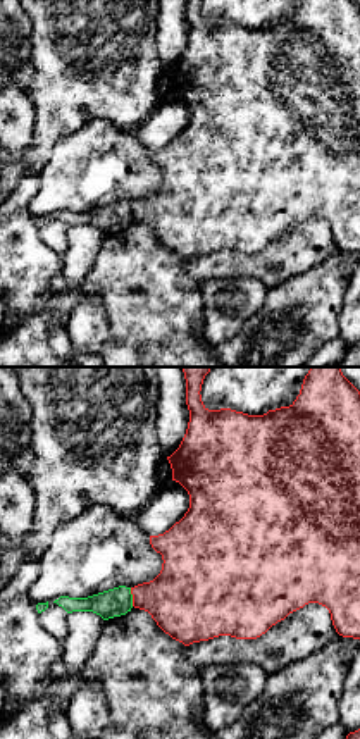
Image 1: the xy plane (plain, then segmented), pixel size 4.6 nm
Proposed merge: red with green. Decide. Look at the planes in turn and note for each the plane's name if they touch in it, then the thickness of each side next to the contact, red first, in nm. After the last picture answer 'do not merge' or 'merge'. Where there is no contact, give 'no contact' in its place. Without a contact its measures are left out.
xy | 360/130 nm

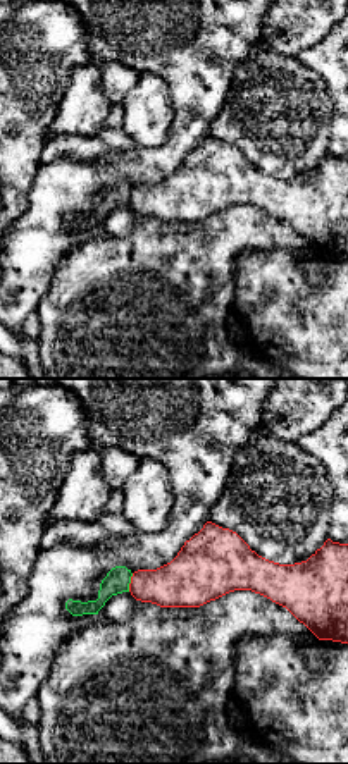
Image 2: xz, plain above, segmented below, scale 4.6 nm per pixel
xz | 240/120 nm

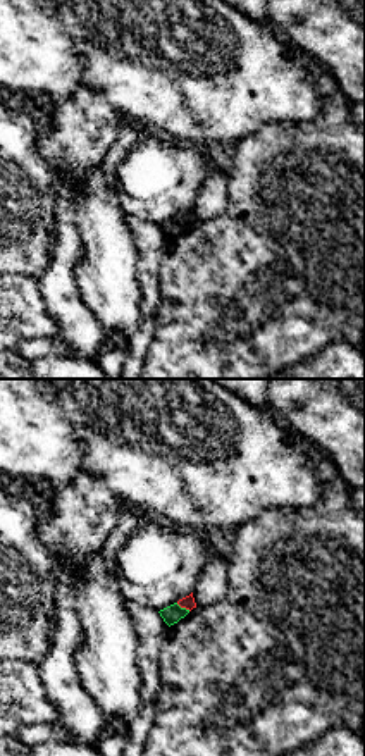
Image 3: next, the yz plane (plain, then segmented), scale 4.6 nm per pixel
yz | 60/90 nm

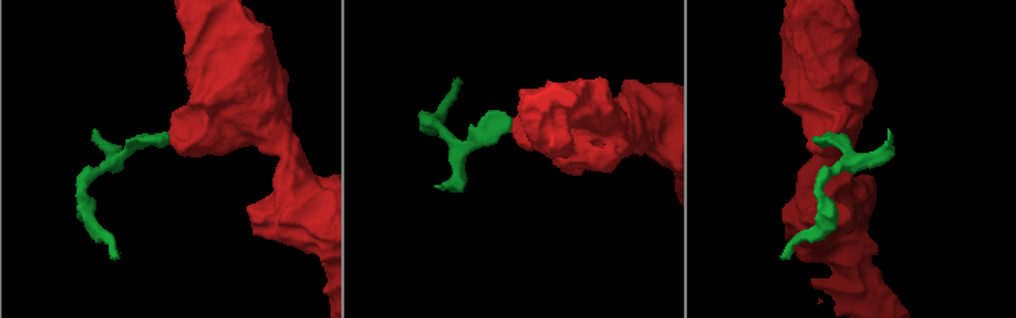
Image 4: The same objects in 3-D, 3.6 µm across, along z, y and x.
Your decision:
do not merge

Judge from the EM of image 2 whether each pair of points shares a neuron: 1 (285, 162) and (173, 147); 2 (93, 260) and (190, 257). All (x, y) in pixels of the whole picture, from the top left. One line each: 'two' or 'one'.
1: two
2: one

